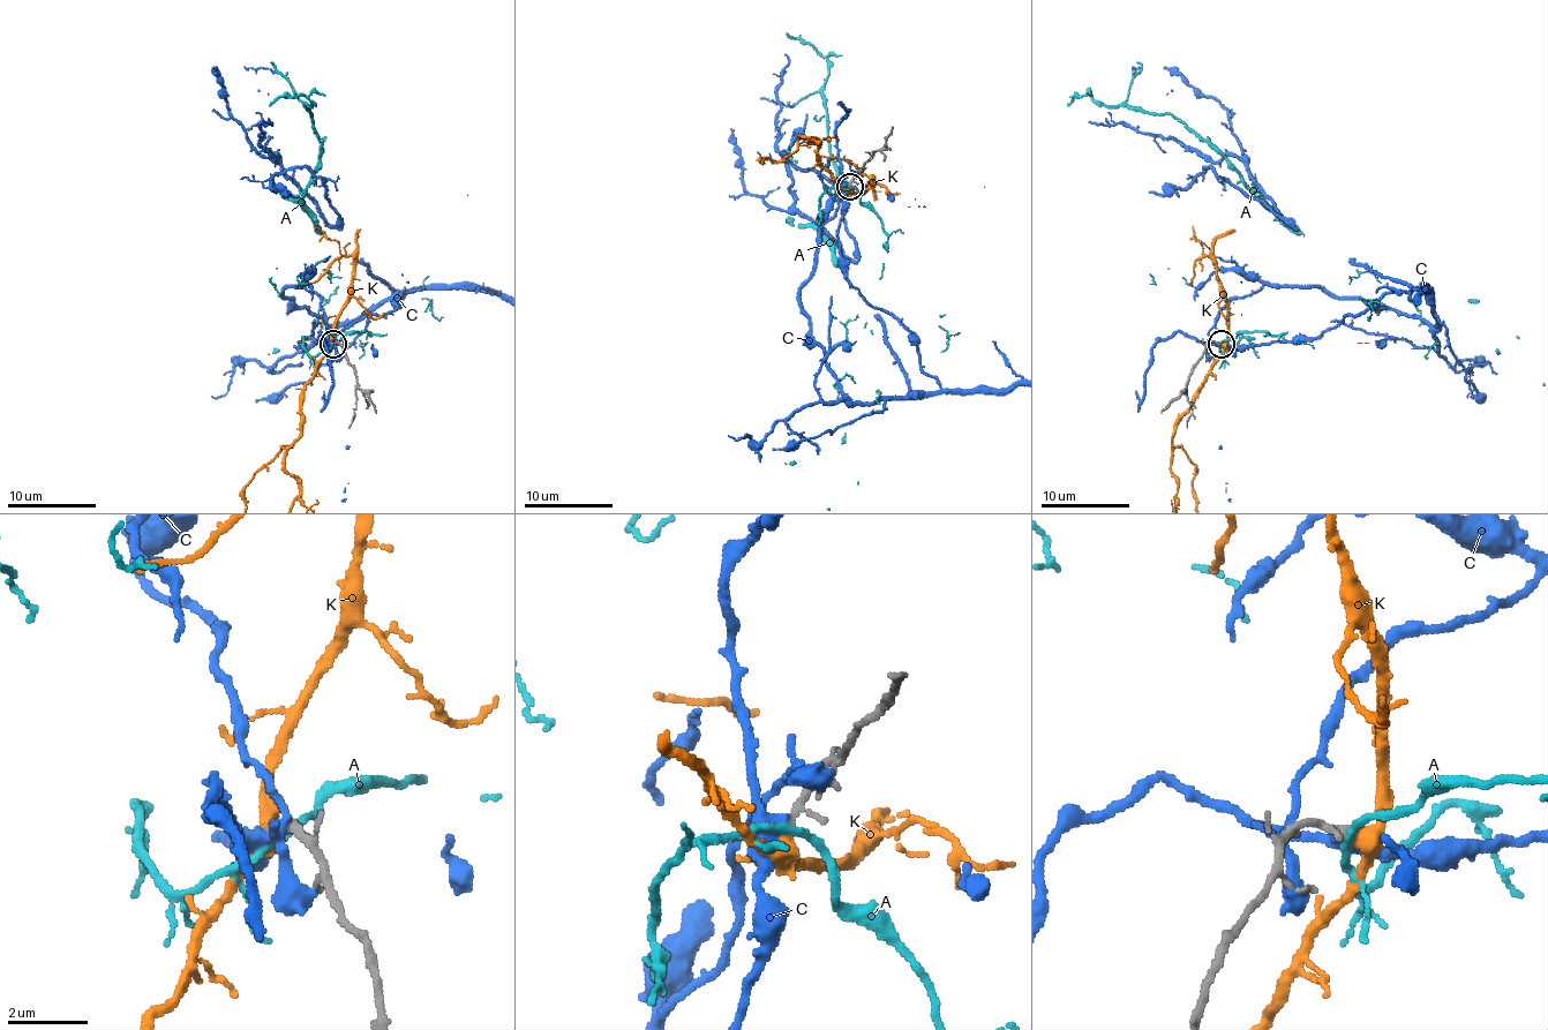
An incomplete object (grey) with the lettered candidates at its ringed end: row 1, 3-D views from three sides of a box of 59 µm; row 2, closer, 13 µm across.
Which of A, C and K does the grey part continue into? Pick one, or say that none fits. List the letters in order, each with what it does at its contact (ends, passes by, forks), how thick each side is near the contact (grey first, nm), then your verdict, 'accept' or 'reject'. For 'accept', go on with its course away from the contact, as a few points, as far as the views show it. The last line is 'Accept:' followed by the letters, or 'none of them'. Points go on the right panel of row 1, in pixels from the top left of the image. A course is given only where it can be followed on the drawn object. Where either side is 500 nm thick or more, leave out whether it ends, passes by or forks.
A: it passes by | 280/190 nm | reject
C: it passes by | 280/360 nm | reject
K: it passes by | 190/380 nm | accept
Accept: K

